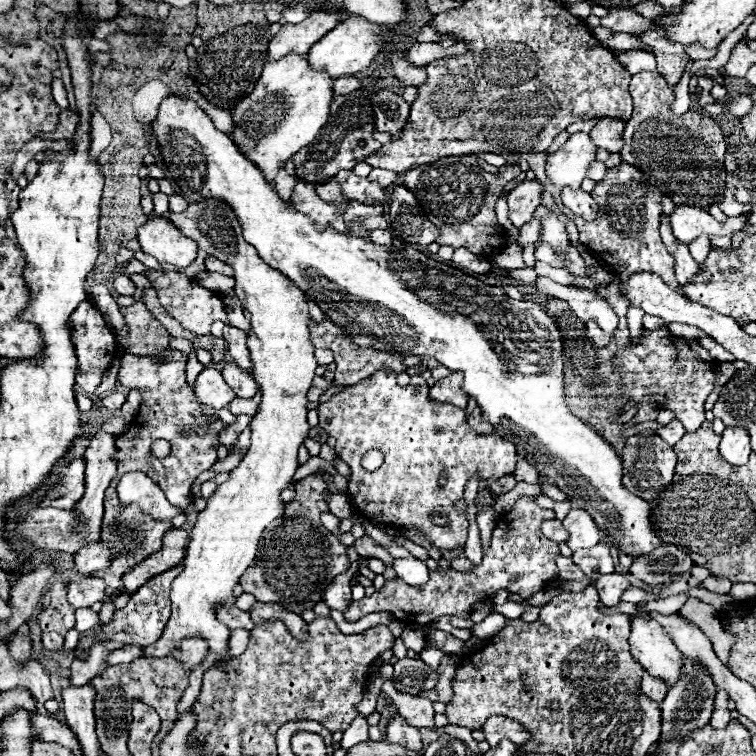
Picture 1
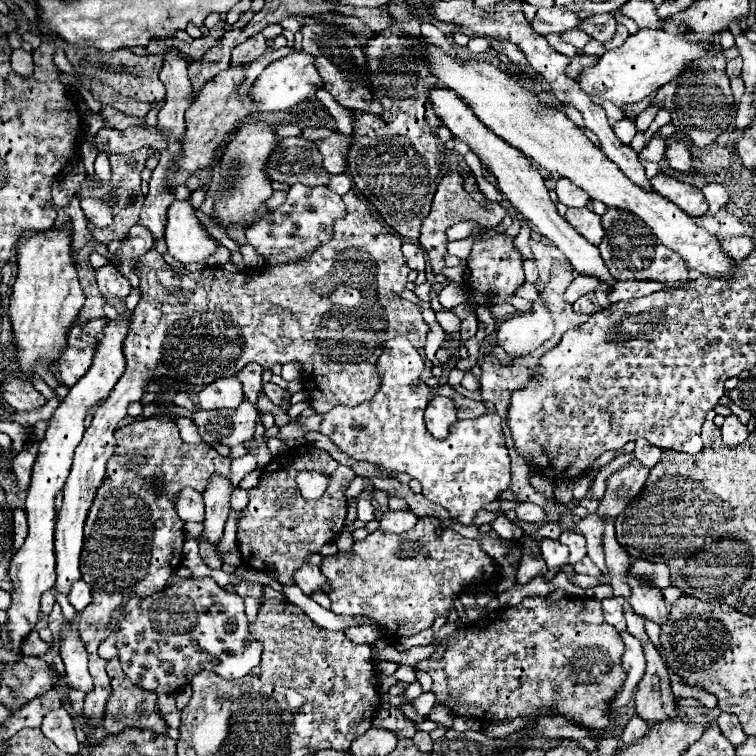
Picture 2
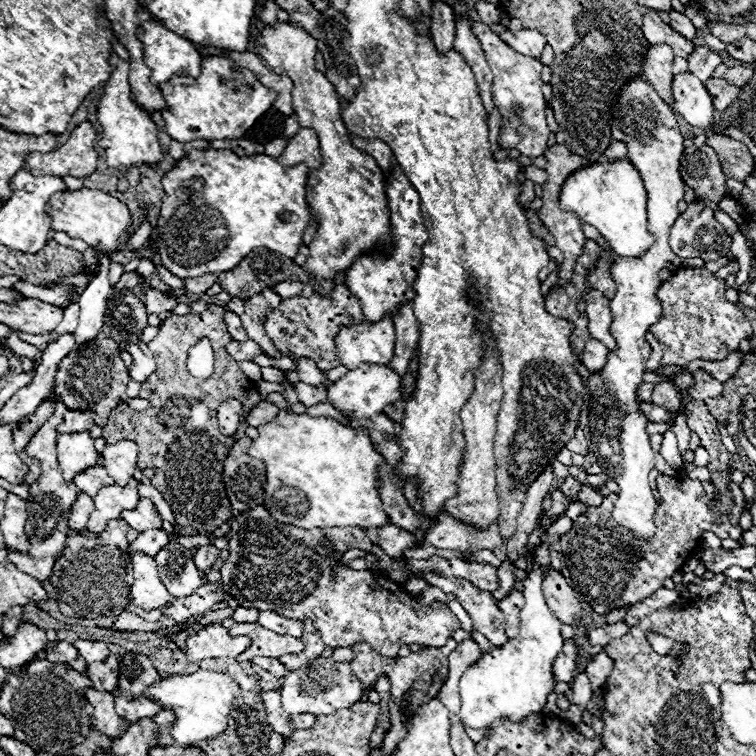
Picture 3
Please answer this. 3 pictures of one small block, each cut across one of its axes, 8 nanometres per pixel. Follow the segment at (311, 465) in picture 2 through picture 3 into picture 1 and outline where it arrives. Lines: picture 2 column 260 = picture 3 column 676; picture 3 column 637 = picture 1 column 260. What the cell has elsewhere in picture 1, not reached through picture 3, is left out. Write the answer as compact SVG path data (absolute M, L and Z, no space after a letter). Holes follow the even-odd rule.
M318 474L296 480L294 500L300 504L286 504L284 518L262 532L256 560L240 576L240 586L246 594L254 594L262 604L278 604L284 610L300 614L312 610L314 602L318 604L322 600L326 586L350 568L348 548L330 530L320 528L320 514L328 510L324 492L328 492L328 486Z

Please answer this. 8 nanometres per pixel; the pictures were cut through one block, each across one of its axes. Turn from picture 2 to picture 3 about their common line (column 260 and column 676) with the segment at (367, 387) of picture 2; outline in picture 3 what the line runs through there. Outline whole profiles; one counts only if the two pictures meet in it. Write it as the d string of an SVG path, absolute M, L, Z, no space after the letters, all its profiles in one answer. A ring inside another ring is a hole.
M680 268L670 280L666 280L658 298L664 306L658 324L650 326L650 332L658 338L662 348L662 366L686 366L692 360L720 362L730 352L738 350L740 340L752 338L752 326L742 308L724 298L726 284L718 280L706 268Z

